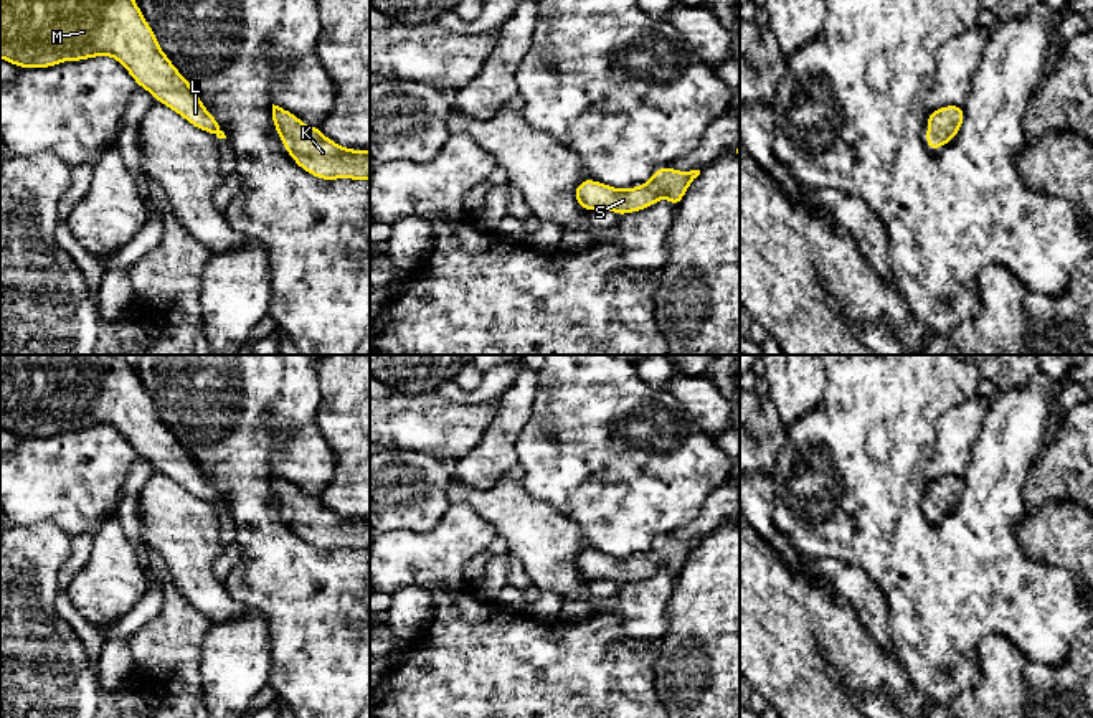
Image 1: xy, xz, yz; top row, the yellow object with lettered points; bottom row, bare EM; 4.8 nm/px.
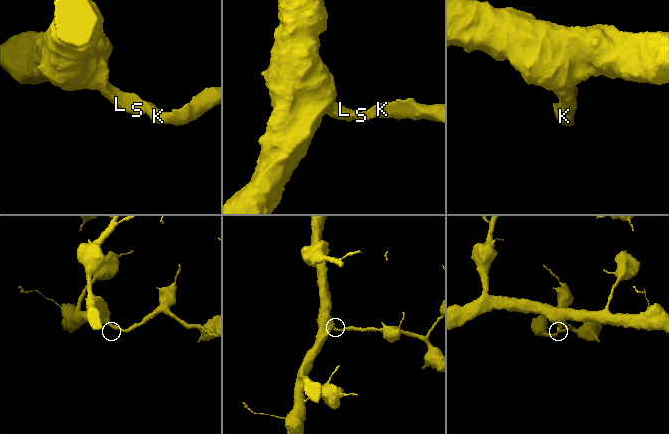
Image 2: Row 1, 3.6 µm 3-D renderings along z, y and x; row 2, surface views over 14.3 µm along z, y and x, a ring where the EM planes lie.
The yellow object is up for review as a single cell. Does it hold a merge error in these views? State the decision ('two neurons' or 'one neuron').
one neuron

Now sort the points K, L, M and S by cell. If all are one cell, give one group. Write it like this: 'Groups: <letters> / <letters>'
Groups: K L M S

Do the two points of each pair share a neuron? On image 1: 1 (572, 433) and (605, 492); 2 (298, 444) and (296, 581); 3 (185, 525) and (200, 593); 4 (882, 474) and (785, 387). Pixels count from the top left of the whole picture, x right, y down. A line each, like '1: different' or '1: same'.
1: same
2: different
3: same
4: different

